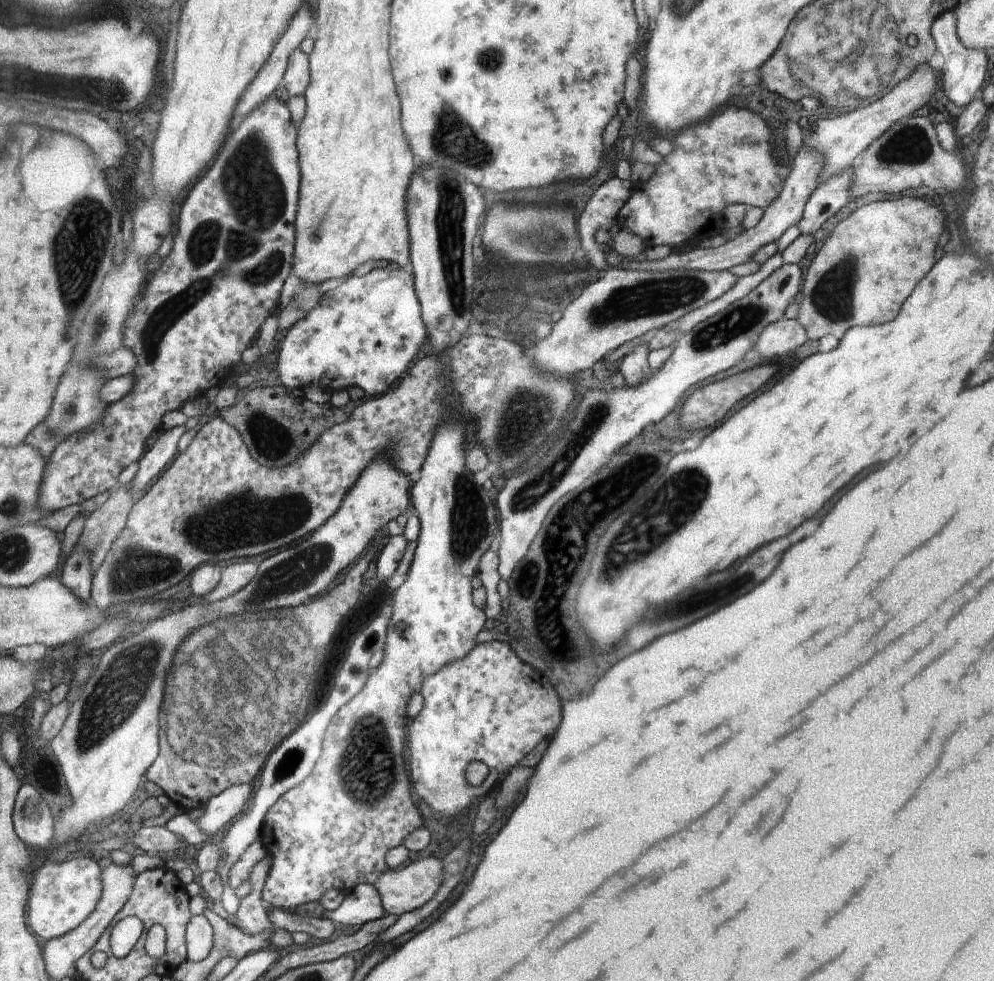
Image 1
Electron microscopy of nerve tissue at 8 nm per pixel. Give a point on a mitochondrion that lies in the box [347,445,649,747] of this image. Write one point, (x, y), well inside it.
(470, 524)

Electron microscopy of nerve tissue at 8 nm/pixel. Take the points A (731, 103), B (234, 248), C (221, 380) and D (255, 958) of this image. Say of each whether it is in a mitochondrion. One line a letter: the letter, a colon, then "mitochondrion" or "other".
A: other
B: mitochondrion
C: other
D: other

